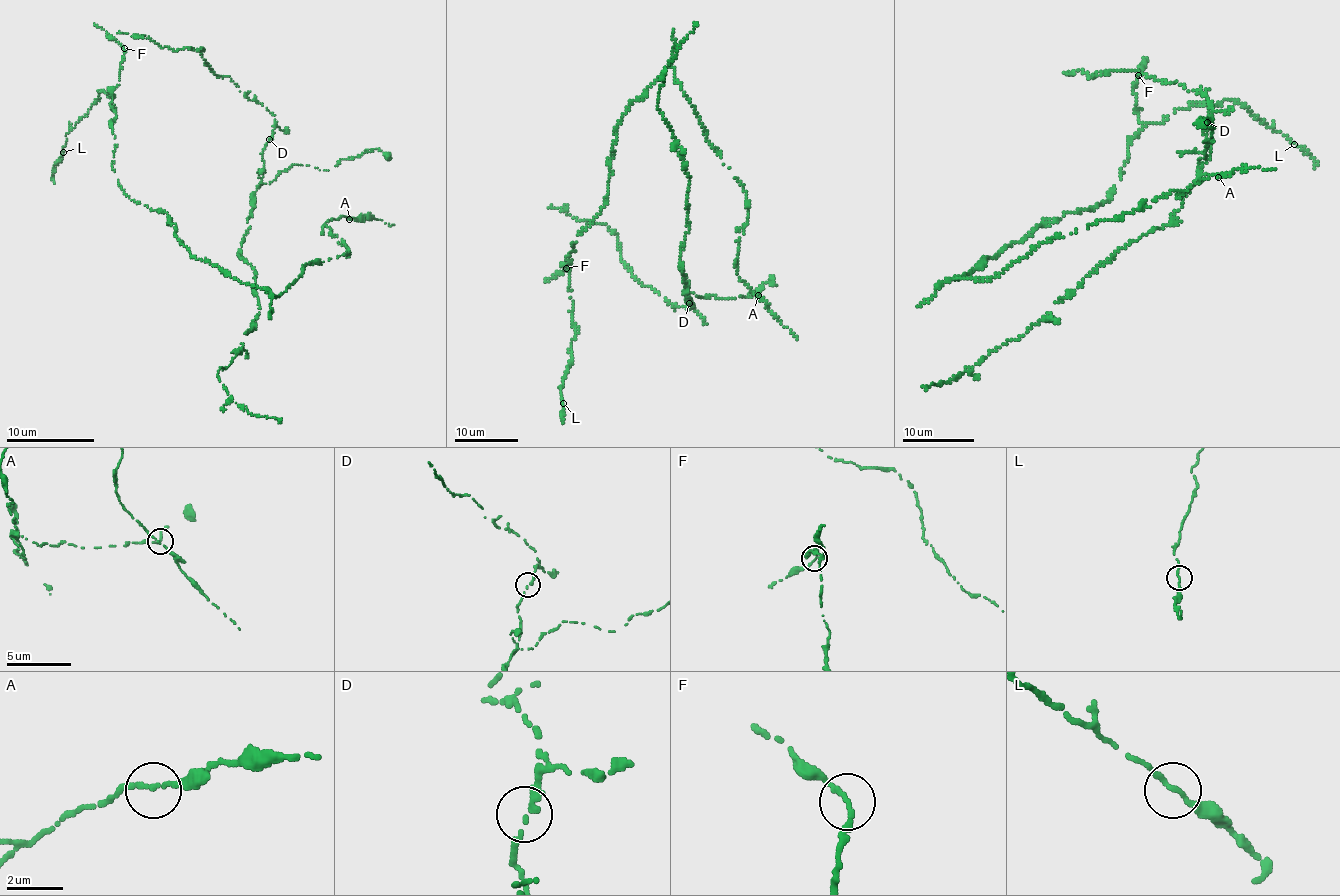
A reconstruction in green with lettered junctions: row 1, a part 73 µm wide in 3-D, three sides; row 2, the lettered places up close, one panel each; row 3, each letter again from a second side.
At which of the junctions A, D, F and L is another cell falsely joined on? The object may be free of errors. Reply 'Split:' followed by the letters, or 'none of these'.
Split: none of these

